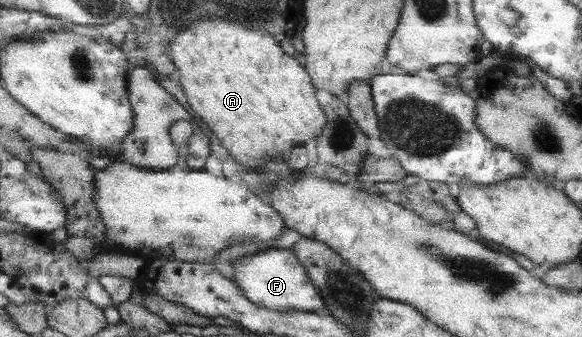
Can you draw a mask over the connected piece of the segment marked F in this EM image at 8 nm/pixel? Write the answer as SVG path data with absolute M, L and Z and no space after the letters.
M268 249L253 255L236 259L232 264L233 281L241 288L254 304L260 304L270 310L290 312L325 312L325 299L318 292L317 285L310 280L306 267L289 249Z

